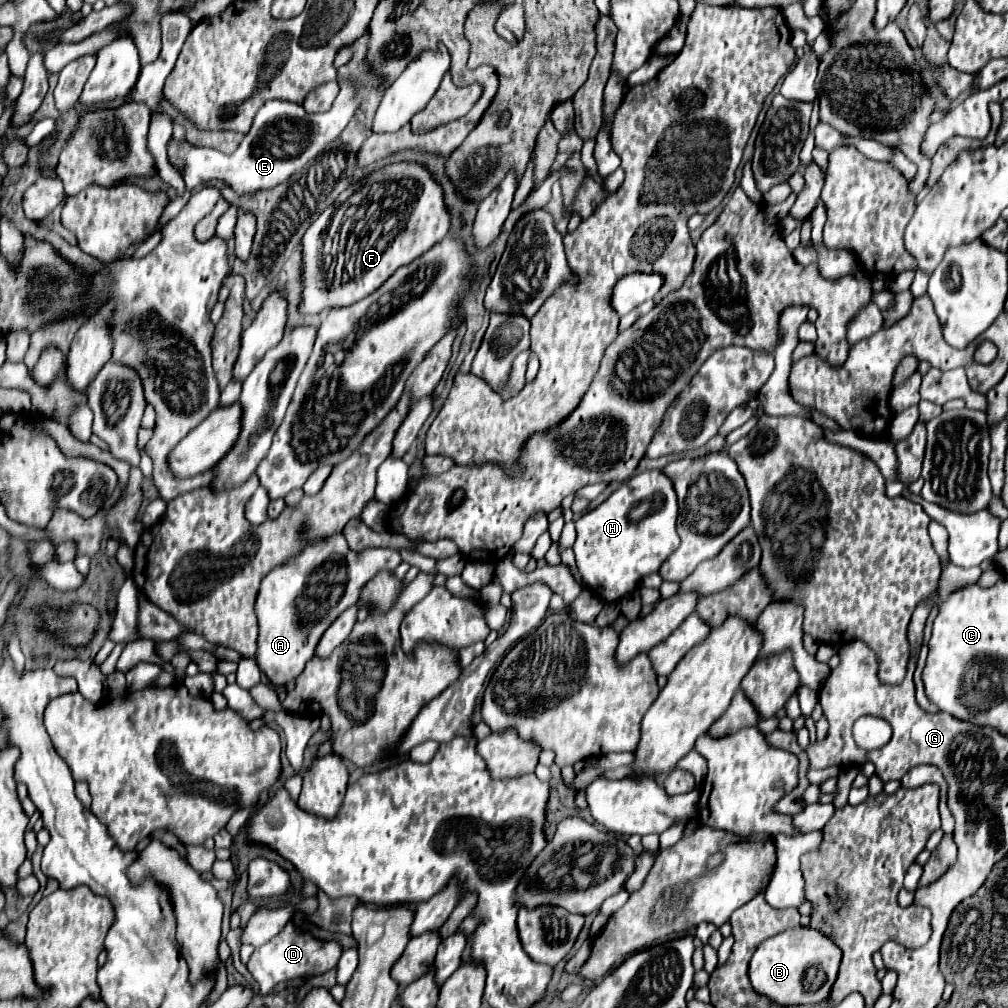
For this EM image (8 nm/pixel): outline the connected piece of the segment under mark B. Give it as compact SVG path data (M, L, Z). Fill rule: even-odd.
M792 927L776 937L766 939L754 953L749 963L748 975L754 991L758 991L760 995L766 995L768 999L772 999L778 1005L808 1005L808 1003L822 1003L828 999L832 985L838 977L838 965L840 959L838 955L842 955L842 951L838 951L838 947L822 933L818 933L816 929L810 927Z

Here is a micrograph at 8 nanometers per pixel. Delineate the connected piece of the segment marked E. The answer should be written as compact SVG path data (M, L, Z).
M342 77L340 79L340 97L334 99L332 107L326 113L314 113L308 115L302 105L298 103L286 103L286 101L268 101L258 115L254 117L250 133L244 137L240 147L232 155L224 155L216 149L204 149L194 147L190 143L168 143L168 155L176 165L184 167L184 181L186 191L184 195L170 201L162 213L162 219L158 219L157 230L162 231L172 217L176 217L184 205L190 199L190 193L194 187L206 183L206 181L222 181L232 191L242 195L252 195L262 189L274 189L276 185L288 181L296 171L300 171L308 161L318 157L326 151L326 147L340 137L340 133L346 129L350 119L360 107L358 91L364 87L364 81Z

